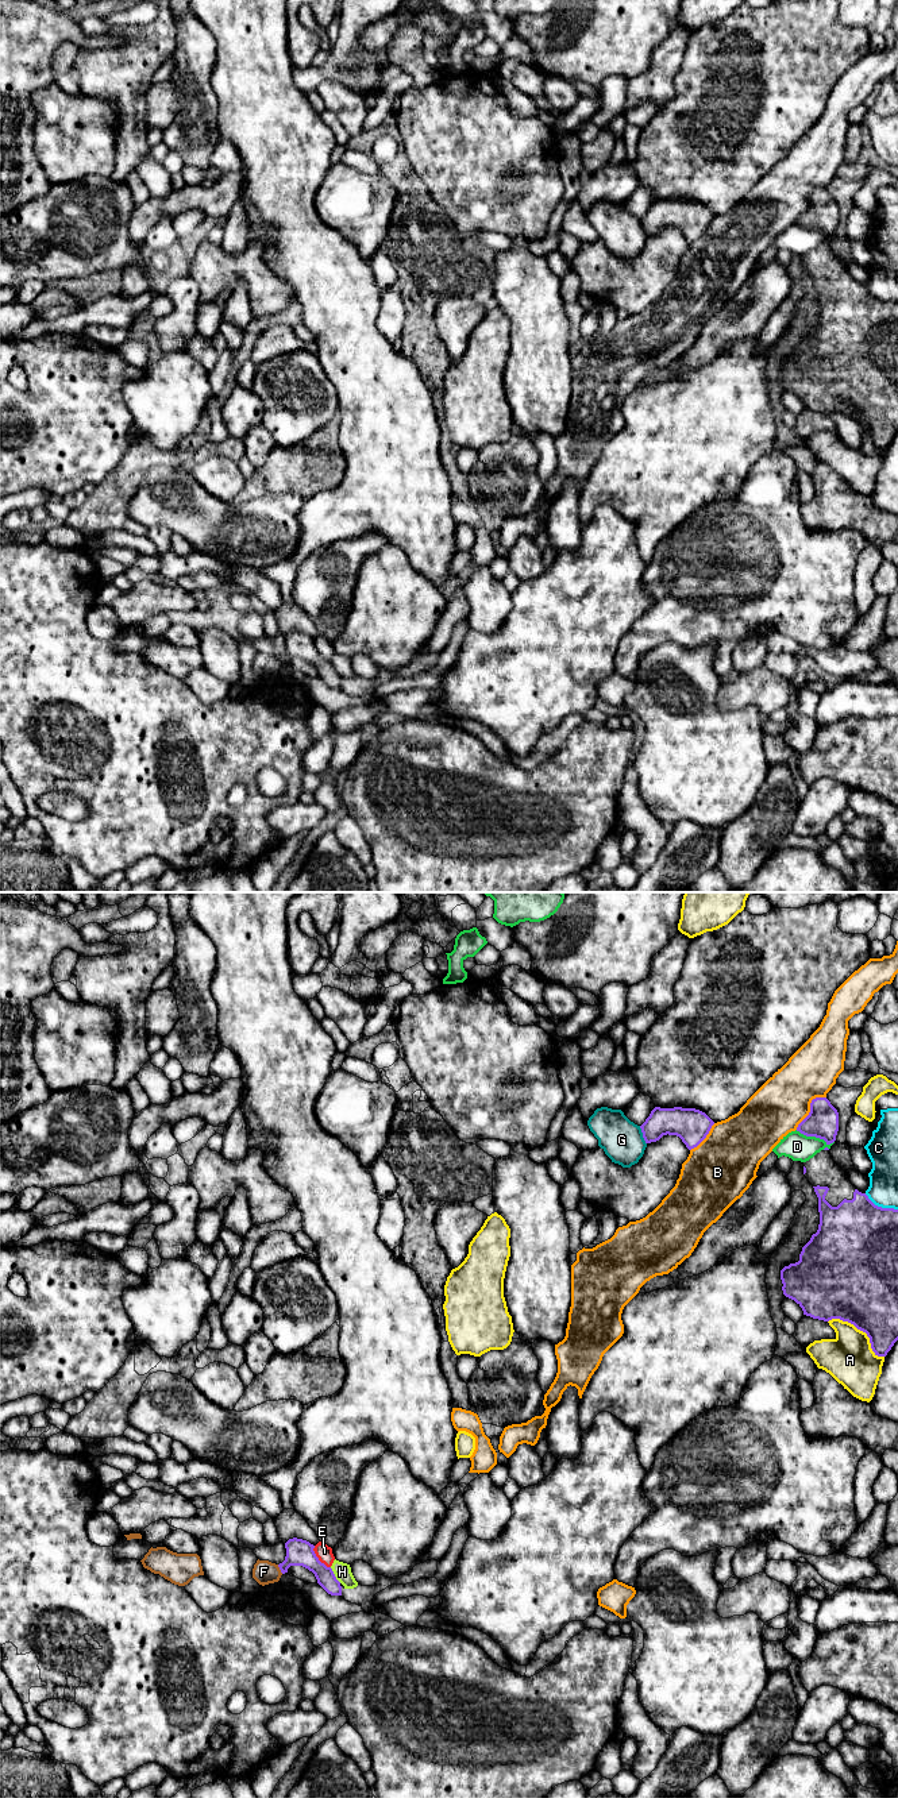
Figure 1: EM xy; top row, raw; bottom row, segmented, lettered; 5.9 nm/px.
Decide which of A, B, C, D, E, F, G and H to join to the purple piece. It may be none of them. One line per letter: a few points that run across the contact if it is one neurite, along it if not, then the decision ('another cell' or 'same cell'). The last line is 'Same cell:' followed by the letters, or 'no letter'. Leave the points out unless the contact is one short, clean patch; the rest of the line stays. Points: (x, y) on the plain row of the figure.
A: another cell
B: another cell
C: another cell
D: another cell
E: xy (313, 639), (315, 648), (330, 660) | another cell
F: xy (277, 658), (282, 666) | another cell
G: another cell
H: another cell
Same cell: no letter

